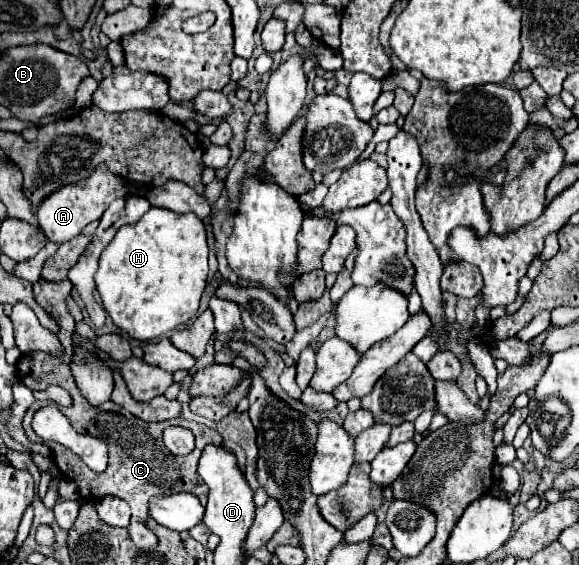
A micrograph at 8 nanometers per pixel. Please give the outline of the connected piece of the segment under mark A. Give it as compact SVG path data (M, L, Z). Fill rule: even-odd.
M99 166L87 180L63 186L57 192L53 192L49 198L45 198L41 202L41 206L37 208L37 222L39 222L39 226L45 232L45 236L47 236L49 242L63 244L63 242L69 242L71 238L79 236L81 230L89 222L99 220L101 214L107 210L107 206L113 200L127 196L127 192L129 190L127 190L127 182L125 180L117 178L105 166Z

